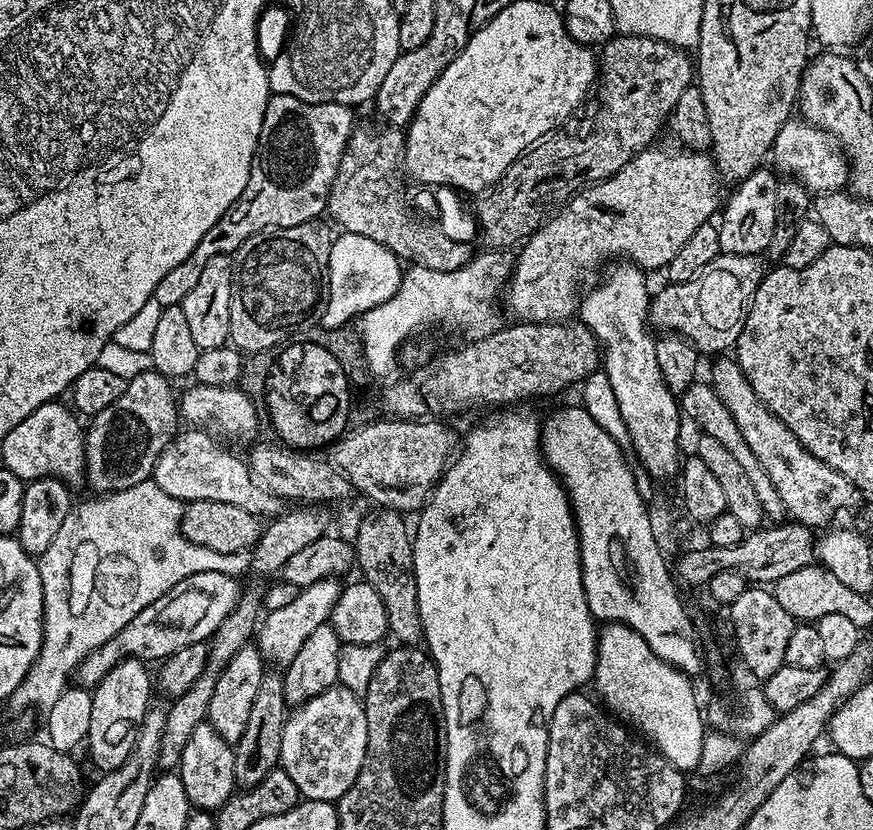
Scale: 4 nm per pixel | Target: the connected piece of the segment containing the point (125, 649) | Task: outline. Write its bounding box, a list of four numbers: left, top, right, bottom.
[74,572,242,689]

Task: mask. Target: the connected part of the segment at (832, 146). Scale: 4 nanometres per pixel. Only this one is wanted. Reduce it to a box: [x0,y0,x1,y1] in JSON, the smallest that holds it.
[770,118,848,194]

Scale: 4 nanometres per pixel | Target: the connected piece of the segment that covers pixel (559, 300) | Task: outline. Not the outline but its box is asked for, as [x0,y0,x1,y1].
[506,146,721,321]

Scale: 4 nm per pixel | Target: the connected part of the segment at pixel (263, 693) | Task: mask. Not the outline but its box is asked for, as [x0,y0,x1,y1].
[234,670,290,790]

